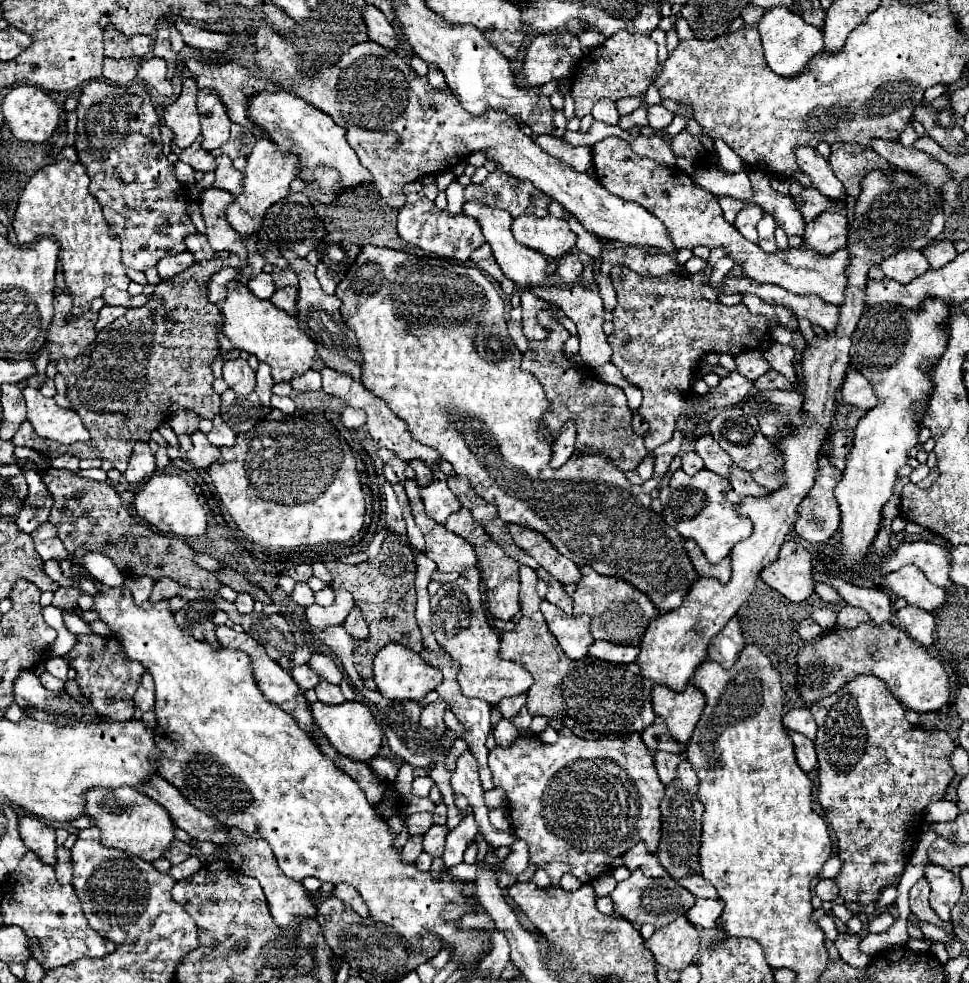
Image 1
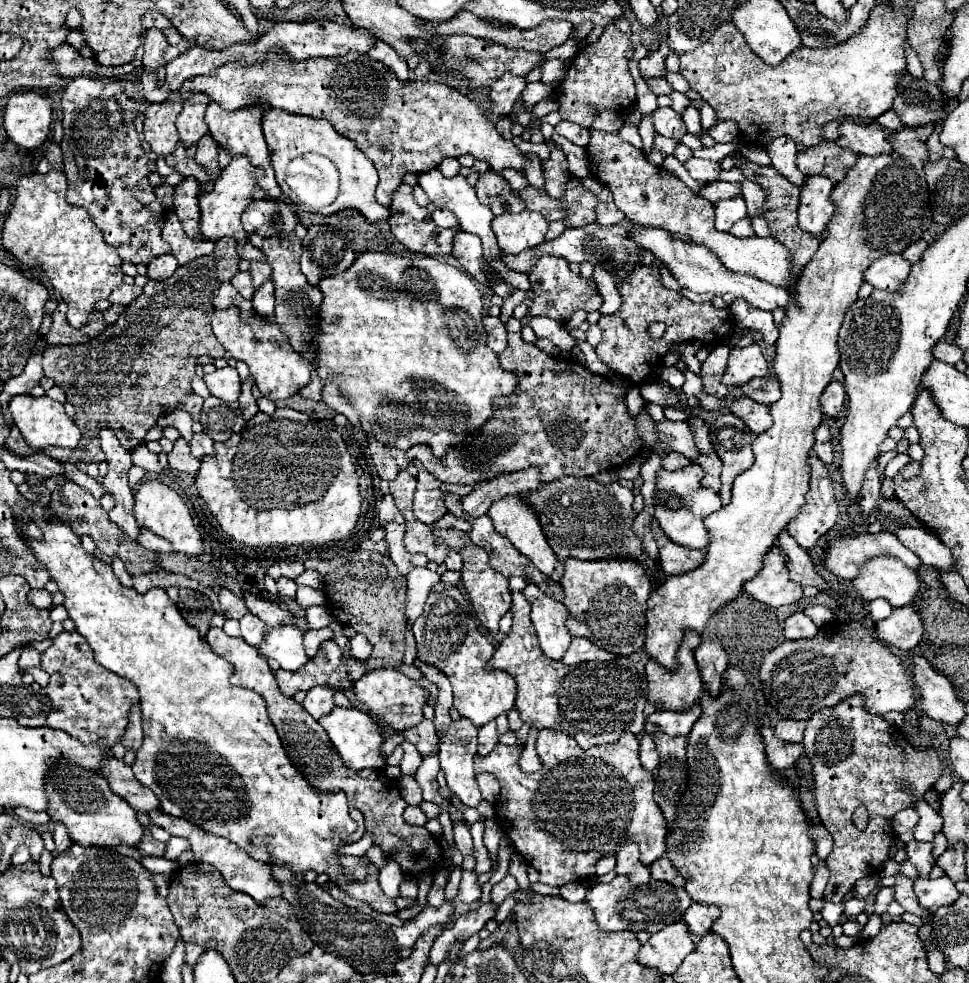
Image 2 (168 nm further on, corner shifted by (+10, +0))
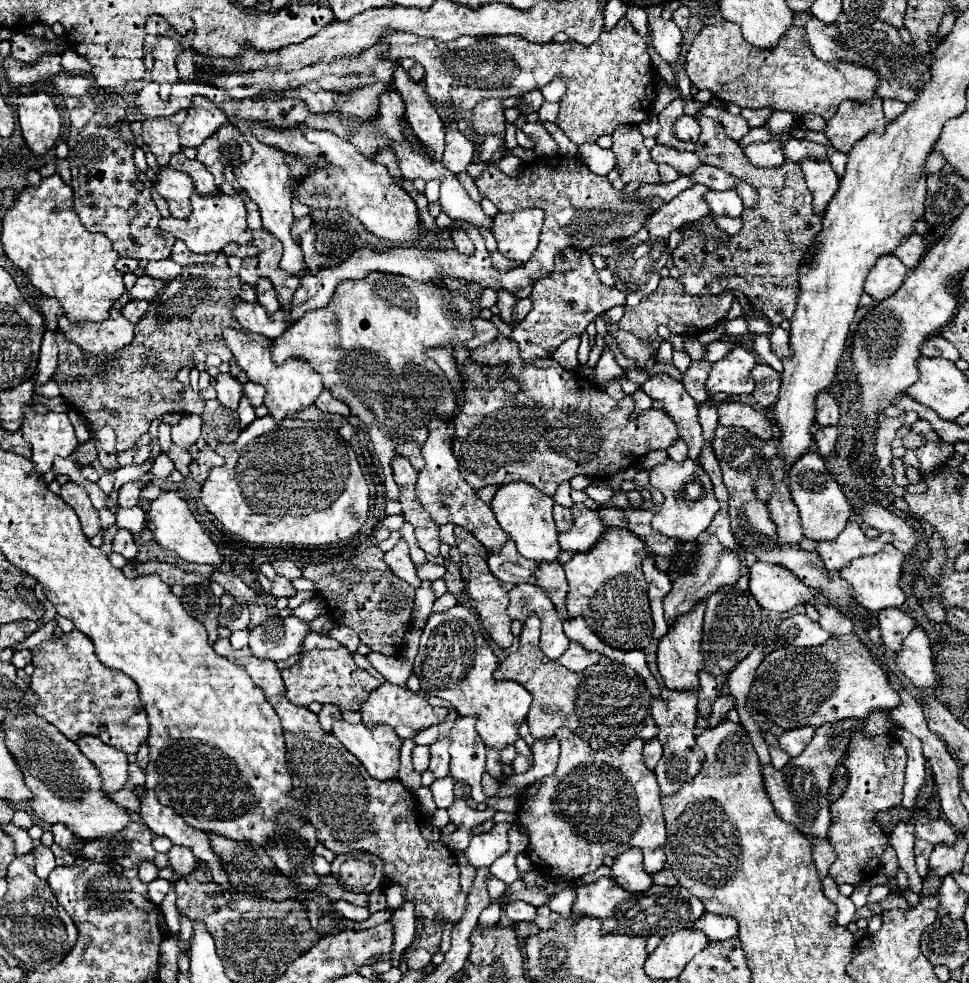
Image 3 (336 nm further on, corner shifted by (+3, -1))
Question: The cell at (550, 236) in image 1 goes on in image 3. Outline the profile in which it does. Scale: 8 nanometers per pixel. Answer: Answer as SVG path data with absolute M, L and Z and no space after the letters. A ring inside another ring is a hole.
M519 210L519 212L499 212L493 218L493 236L499 244L499 252L515 262L525 264L541 236L543 212L541 210Z

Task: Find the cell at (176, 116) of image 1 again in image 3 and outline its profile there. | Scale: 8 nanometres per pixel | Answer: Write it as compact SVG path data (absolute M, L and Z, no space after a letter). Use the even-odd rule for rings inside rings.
M181 110L173 118L145 118L143 120L143 140L149 150L155 154L159 166L167 166L171 154L181 150L179 144L179 124L187 117L187 111Z

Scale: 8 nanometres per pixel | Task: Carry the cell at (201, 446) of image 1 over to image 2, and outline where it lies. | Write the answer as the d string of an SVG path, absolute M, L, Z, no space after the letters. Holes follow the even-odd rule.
M182 437L174 443L172 453L168 455L168 465L176 471L184 471L184 473L192 473L192 475L196 475L200 469L200 461L190 455L190 447Z

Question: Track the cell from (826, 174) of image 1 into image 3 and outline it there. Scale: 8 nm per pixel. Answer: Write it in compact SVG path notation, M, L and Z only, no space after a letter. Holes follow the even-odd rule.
M769 140L769 142L755 142L743 148L751 164L761 166L761 168L777 168L787 162L783 142L779 140Z

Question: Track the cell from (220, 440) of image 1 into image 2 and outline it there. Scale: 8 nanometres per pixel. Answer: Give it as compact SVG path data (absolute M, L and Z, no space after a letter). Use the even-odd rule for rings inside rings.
M194 433L192 441L188 445L192 449L192 457L194 459L202 459L204 455L212 455L214 453L214 441L204 433Z

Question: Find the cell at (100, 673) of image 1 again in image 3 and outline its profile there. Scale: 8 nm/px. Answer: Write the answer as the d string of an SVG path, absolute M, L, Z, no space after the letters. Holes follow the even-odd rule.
M73 630L59 640L49 640L33 648L33 666L31 690L41 698L35 714L51 722L69 740L77 742L79 736L91 734L125 754L135 754L139 744L145 742L149 722L137 684L123 672L103 666L93 642L83 632Z

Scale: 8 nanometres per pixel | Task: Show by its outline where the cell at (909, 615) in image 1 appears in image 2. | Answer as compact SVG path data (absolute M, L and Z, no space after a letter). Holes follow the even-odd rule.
M910 605L892 609L890 617L876 623L876 637L886 645L904 651L914 649L920 643L922 633L922 621Z

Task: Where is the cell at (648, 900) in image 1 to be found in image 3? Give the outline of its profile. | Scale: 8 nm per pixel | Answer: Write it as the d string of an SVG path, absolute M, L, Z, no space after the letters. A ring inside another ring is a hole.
M599 878L589 886L577 888L573 916L597 916L603 920L603 932L619 932L629 936L665 936L681 928L691 928L703 914L703 904L681 886L651 886L647 892L633 894L623 890L613 878Z

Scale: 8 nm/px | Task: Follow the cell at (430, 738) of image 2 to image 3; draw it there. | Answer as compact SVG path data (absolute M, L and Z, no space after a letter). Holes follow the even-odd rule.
M437 740L431 744L431 760L429 760L429 770L437 778L449 776L449 740Z

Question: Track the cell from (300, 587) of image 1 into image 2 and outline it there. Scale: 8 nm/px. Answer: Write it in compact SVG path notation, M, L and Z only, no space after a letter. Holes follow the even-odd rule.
M280 577L276 581L276 589L278 589L278 595L286 597L286 599L294 599L294 595L296 595L296 583L286 577Z

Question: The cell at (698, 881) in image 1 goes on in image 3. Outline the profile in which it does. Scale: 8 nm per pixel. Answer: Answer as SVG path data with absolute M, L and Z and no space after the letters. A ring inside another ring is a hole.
M663 868L659 870L655 876L653 876L653 882L655 884L663 884L663 886L677 886L677 880L673 876L673 872L669 868Z

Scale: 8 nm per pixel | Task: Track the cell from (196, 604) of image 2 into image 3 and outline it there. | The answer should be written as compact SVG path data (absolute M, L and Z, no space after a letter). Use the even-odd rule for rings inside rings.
M199 584L199 586L187 586L181 602L185 606L185 610L199 620L207 632L209 632L209 642L215 644L217 640L217 616L219 616L219 598L211 592L211 588L207 584Z

